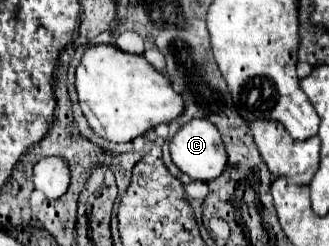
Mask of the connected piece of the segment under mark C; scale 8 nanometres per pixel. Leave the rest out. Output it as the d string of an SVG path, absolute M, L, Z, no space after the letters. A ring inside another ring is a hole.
M190 119L188 123L184 123L176 131L176 135L170 139L170 155L172 155L174 165L182 173L186 173L190 179L198 179L198 181L216 179L226 167L224 143L218 135L218 129L206 119Z

